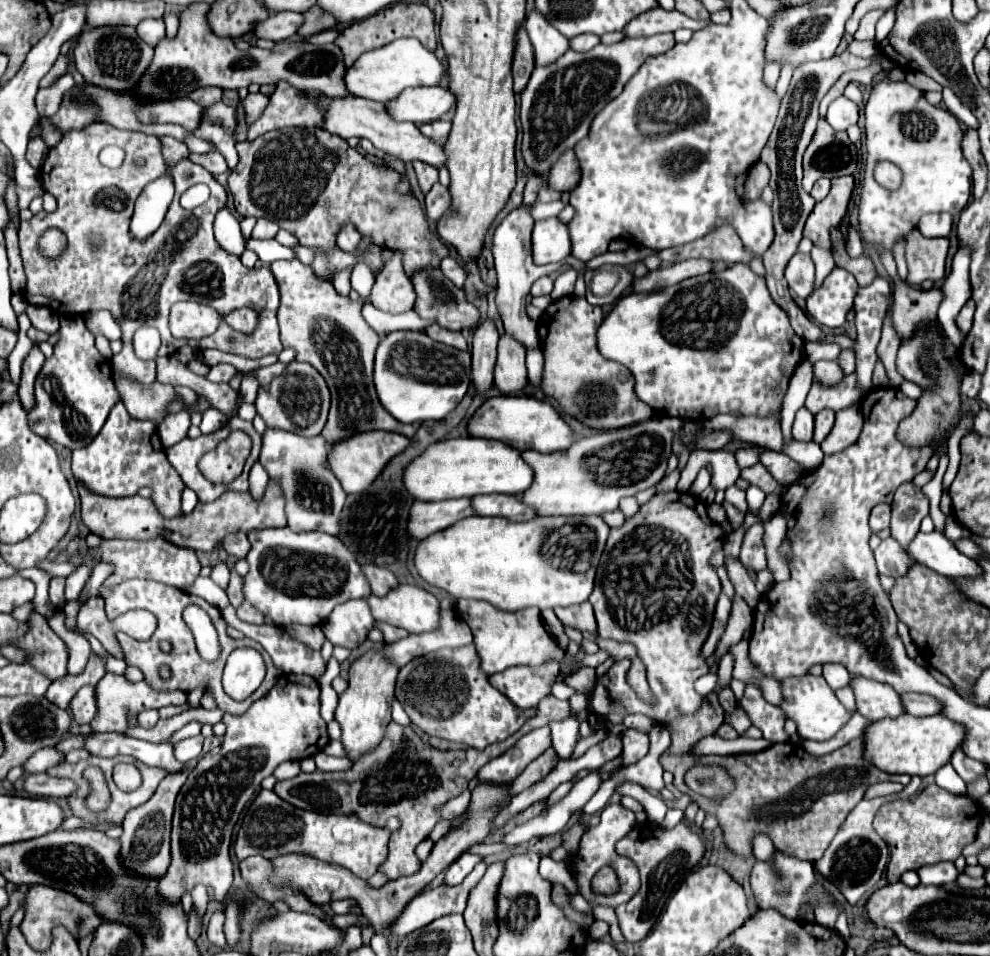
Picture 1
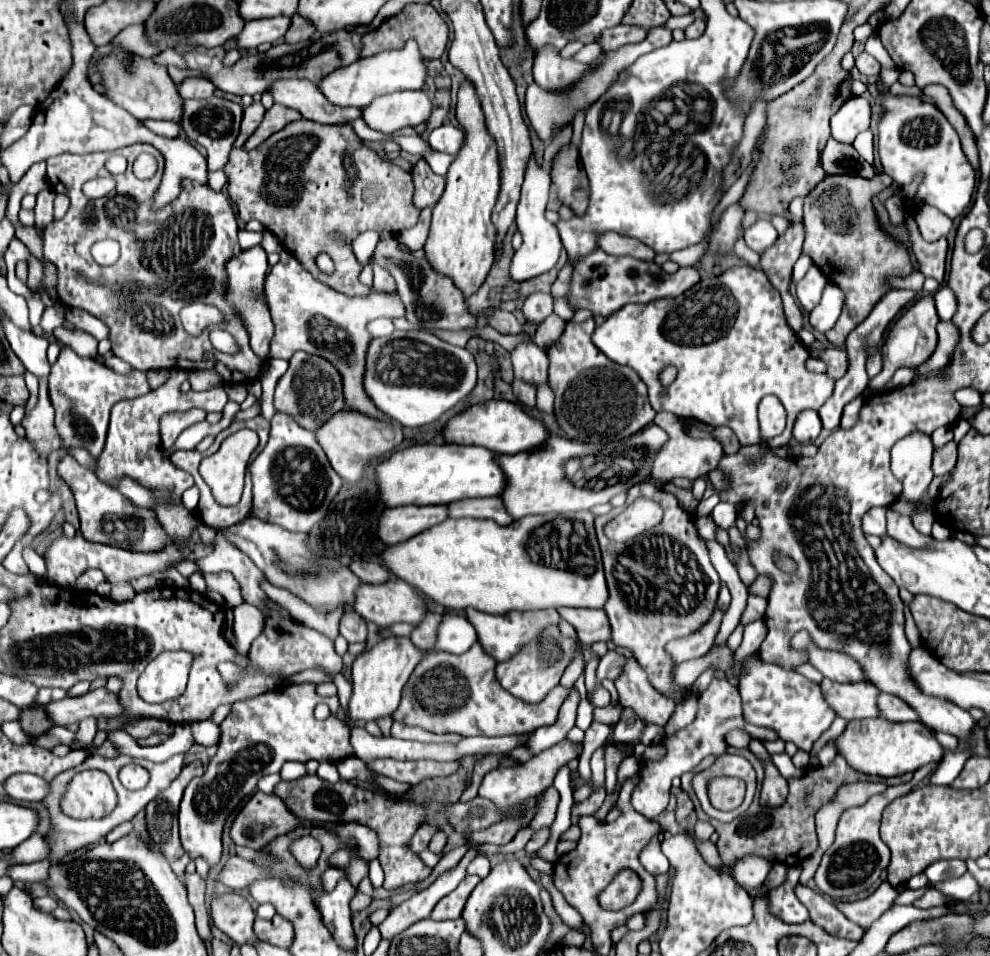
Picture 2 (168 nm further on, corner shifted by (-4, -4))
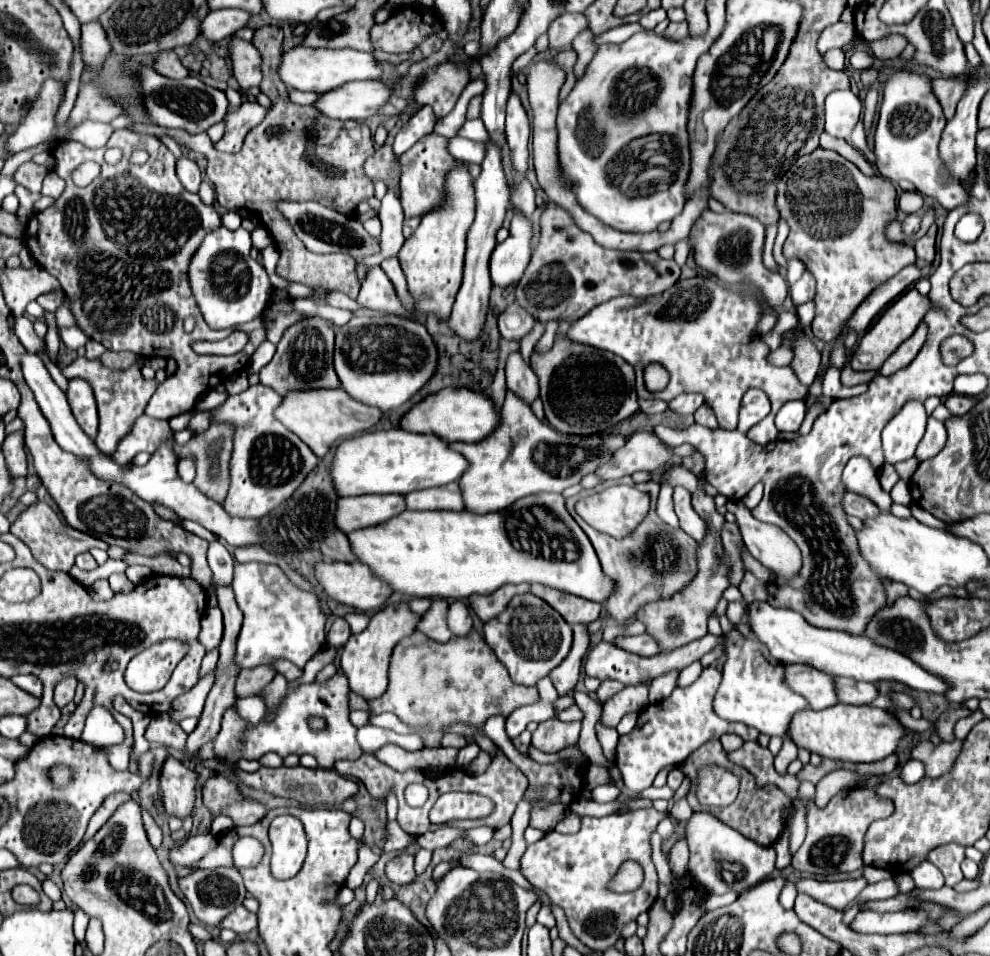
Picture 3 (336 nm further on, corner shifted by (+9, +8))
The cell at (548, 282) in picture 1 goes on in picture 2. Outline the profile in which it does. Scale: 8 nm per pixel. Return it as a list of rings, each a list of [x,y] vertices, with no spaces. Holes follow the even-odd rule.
[[[537,292],[537,294],[531,294],[525,304],[523,304],[523,316],[529,324],[533,326],[539,326],[549,314],[553,314],[553,302],[551,302],[551,296],[549,294],[543,294],[543,292]]]

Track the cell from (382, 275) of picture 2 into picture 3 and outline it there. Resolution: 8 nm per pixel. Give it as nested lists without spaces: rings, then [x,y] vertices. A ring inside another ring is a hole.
[[[372,266],[366,270],[366,278],[362,282],[358,302],[370,310],[398,314],[398,316],[406,314],[406,310],[402,308],[396,292],[394,292],[392,282],[386,278],[386,274],[380,266]]]

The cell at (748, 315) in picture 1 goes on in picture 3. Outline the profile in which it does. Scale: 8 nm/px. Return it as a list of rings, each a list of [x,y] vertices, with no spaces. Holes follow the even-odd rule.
[[[694,276],[644,300],[632,296],[608,300],[576,320],[568,330],[568,338],[628,360],[636,370],[638,398],[660,398],[670,402],[686,392],[702,394],[724,430],[736,430],[740,400],[746,390],[760,388],[768,392],[772,412],[754,426],[754,438],[750,438],[752,442],[766,446],[778,440],[780,434],[774,426],[776,412],[788,400],[804,398],[808,386],[798,380],[790,366],[778,368],[768,362],[770,348],[760,342],[756,332],[760,318],[762,302],[752,290],[732,290],[720,286],[712,278]],[[648,364],[660,364],[668,370],[670,382],[662,392],[652,394],[644,388],[642,372]]]

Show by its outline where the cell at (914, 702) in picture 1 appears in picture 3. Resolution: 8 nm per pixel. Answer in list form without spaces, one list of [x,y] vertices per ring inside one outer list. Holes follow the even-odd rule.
[[[836,678],[836,694],[842,704],[872,704],[878,698],[878,688],[870,682],[856,682],[852,678]]]

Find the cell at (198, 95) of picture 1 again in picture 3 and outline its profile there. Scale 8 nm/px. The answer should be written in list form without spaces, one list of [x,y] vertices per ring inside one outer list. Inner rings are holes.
[[[164,52],[158,56],[158,60],[154,62],[154,68],[158,74],[166,76],[166,78],[174,78],[174,80],[182,80],[186,78],[190,72],[180,64],[180,58],[174,52]]]

